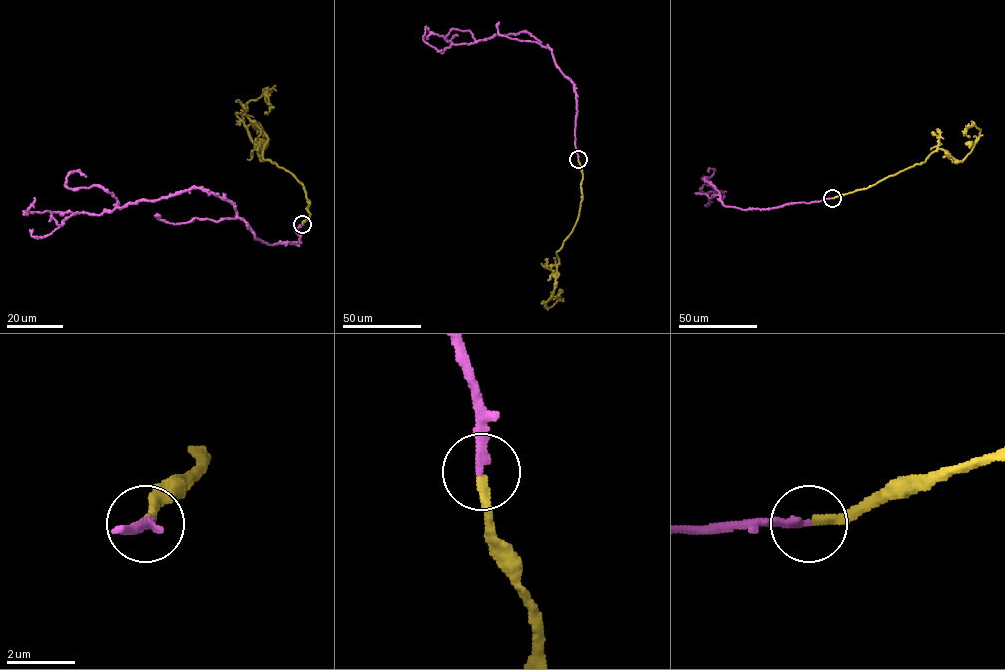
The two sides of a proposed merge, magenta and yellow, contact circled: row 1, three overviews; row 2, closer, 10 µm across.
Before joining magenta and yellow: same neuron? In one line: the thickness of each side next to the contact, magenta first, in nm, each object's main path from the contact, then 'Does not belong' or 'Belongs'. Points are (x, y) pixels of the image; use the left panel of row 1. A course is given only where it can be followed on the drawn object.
Thickness 240 nm (magenta) against 240 nm. Course of magenta: (302, 224), (297, 243), (270, 245), (255, 238), (230, 202), (192, 187), (99, 214), (27, 214), (34, 197). Course of yellow: (302, 224), (310, 214), (304, 188), (263, 158), (265, 135), (259, 157), (242, 115), (266, 88), (264, 114). Belongs

